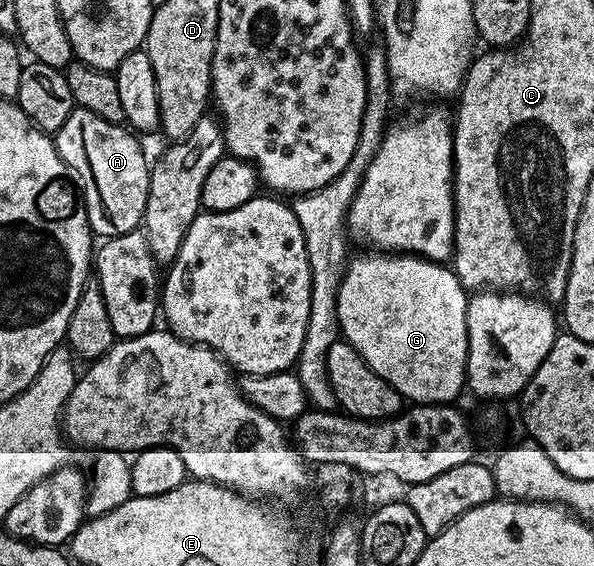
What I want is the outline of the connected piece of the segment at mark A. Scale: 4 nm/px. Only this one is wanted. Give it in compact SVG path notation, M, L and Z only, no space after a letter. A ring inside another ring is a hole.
M74 107L55 139L63 162L71 166L77 177L77 187L85 199L89 229L101 238L138 231L145 219L151 167L137 141L140 139L128 127L107 122L99 118L99 114L79 107Z

